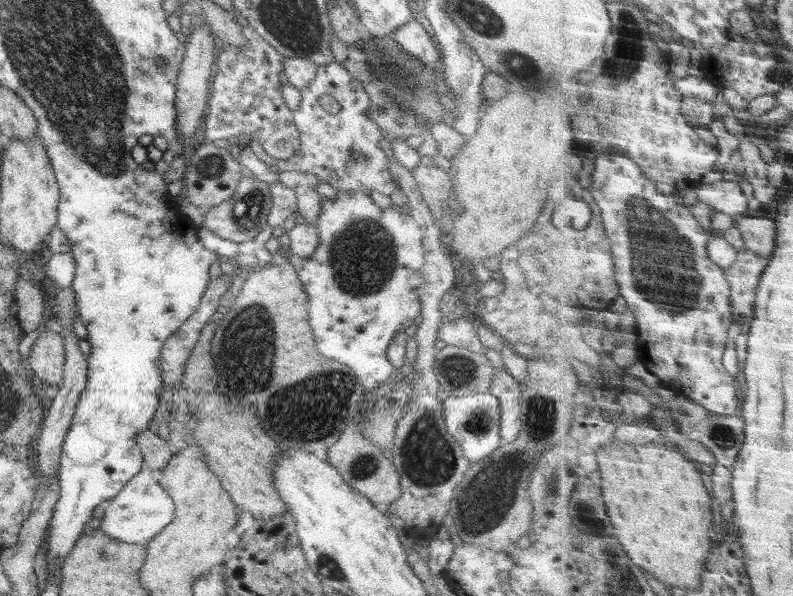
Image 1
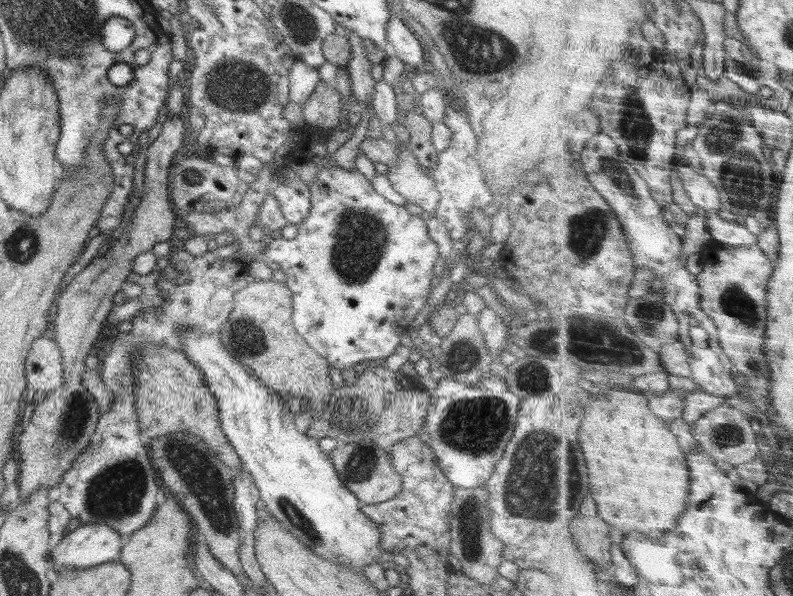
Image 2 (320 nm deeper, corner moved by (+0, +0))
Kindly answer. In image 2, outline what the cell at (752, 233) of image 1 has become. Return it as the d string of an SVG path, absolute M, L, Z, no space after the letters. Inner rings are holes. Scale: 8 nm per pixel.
M711 212L707 218L707 229L712 238L726 245L756 244L758 235L754 234L747 226L742 226L736 221L724 220L719 212Z

